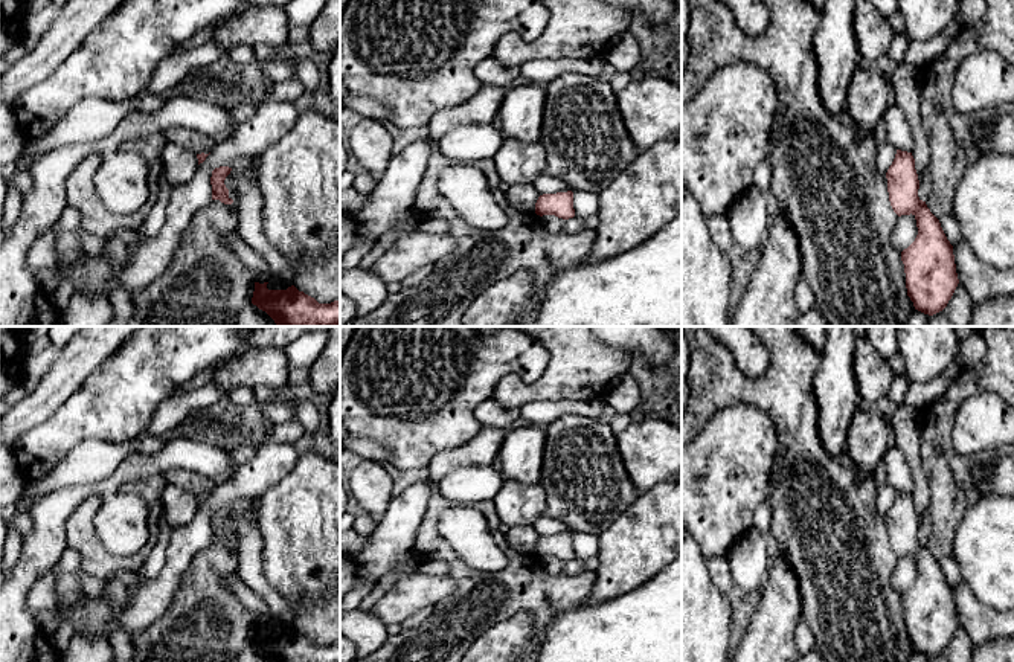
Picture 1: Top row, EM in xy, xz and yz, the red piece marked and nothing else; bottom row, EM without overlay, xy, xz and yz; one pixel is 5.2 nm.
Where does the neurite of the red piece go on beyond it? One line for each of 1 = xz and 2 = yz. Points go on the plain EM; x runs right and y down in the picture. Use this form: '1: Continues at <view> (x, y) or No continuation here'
1: No continuation here
2: No continuation here

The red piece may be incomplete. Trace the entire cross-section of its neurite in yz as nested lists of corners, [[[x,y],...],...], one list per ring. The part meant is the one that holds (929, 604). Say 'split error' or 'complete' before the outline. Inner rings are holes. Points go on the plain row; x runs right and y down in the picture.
complete | [[[897,491],[886,520],[894,554],[898,558],[912,555],[918,569],[915,583],[901,593],[907,638],[915,651],[933,657],[947,648],[959,625],[953,587],[939,561],[918,538],[919,522],[912,494]]]

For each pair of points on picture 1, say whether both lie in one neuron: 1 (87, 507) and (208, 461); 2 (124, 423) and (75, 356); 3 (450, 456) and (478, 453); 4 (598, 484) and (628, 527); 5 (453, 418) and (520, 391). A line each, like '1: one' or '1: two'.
1: two
2: two
3: one
4: two
5: two

